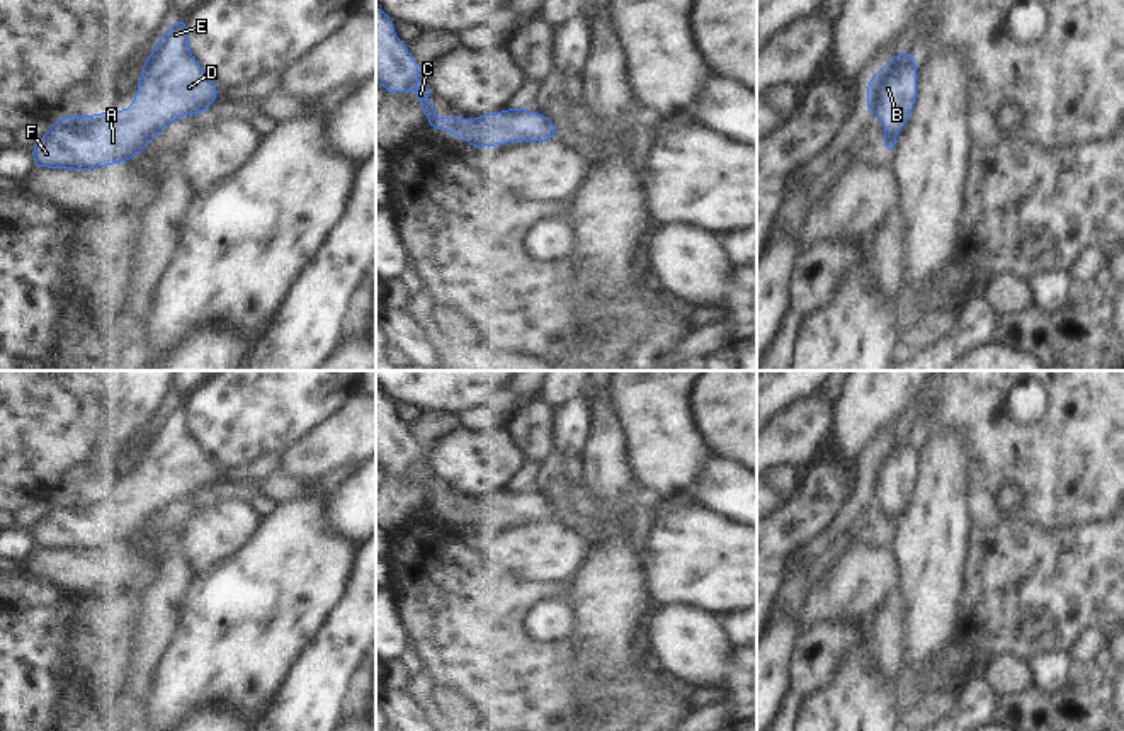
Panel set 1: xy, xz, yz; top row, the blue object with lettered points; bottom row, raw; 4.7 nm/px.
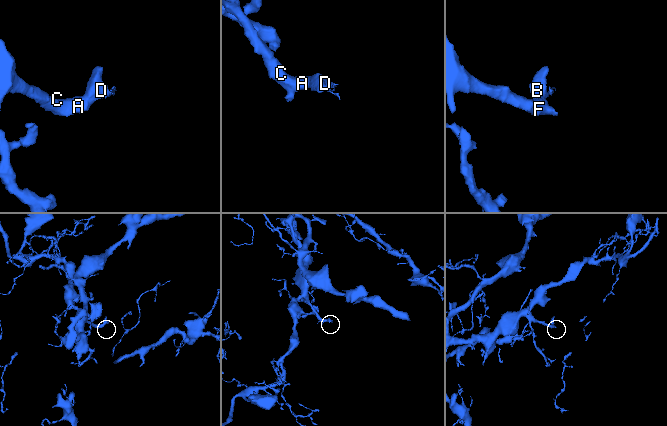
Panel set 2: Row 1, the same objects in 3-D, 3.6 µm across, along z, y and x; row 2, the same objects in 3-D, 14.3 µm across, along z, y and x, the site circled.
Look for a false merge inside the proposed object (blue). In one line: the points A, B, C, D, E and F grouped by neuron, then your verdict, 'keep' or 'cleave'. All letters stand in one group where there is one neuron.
groups A B C D E F; keep

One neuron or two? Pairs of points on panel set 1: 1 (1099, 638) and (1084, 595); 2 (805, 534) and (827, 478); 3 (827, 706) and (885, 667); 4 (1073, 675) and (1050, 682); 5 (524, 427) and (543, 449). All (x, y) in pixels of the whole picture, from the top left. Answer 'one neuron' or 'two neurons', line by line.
1: two neurons
2: one neuron
3: one neuron
4: one neuron
5: one neuron

